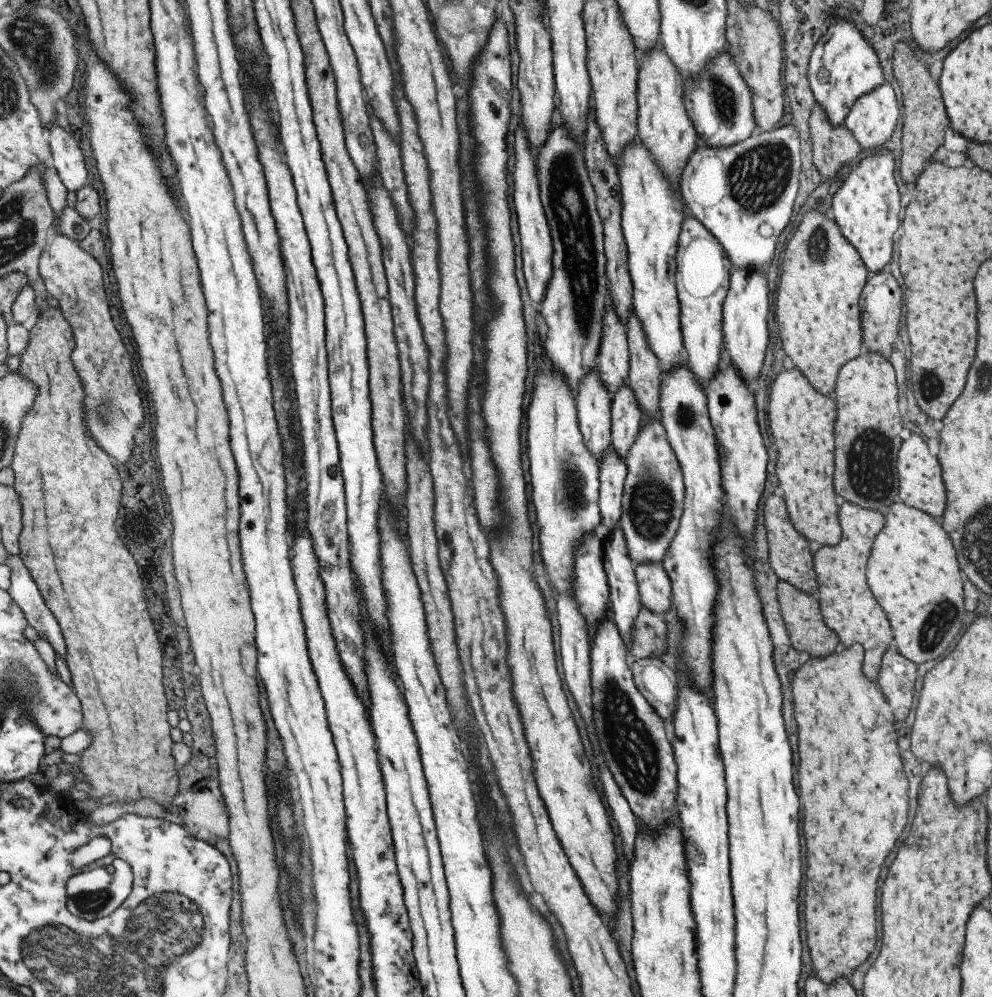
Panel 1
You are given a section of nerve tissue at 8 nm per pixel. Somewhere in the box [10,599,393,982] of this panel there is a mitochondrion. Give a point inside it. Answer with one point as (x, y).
(92, 901)

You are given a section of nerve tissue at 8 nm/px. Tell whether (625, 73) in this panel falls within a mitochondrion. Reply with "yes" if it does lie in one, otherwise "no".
no

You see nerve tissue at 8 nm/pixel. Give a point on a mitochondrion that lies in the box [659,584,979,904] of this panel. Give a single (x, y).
(933, 634)

